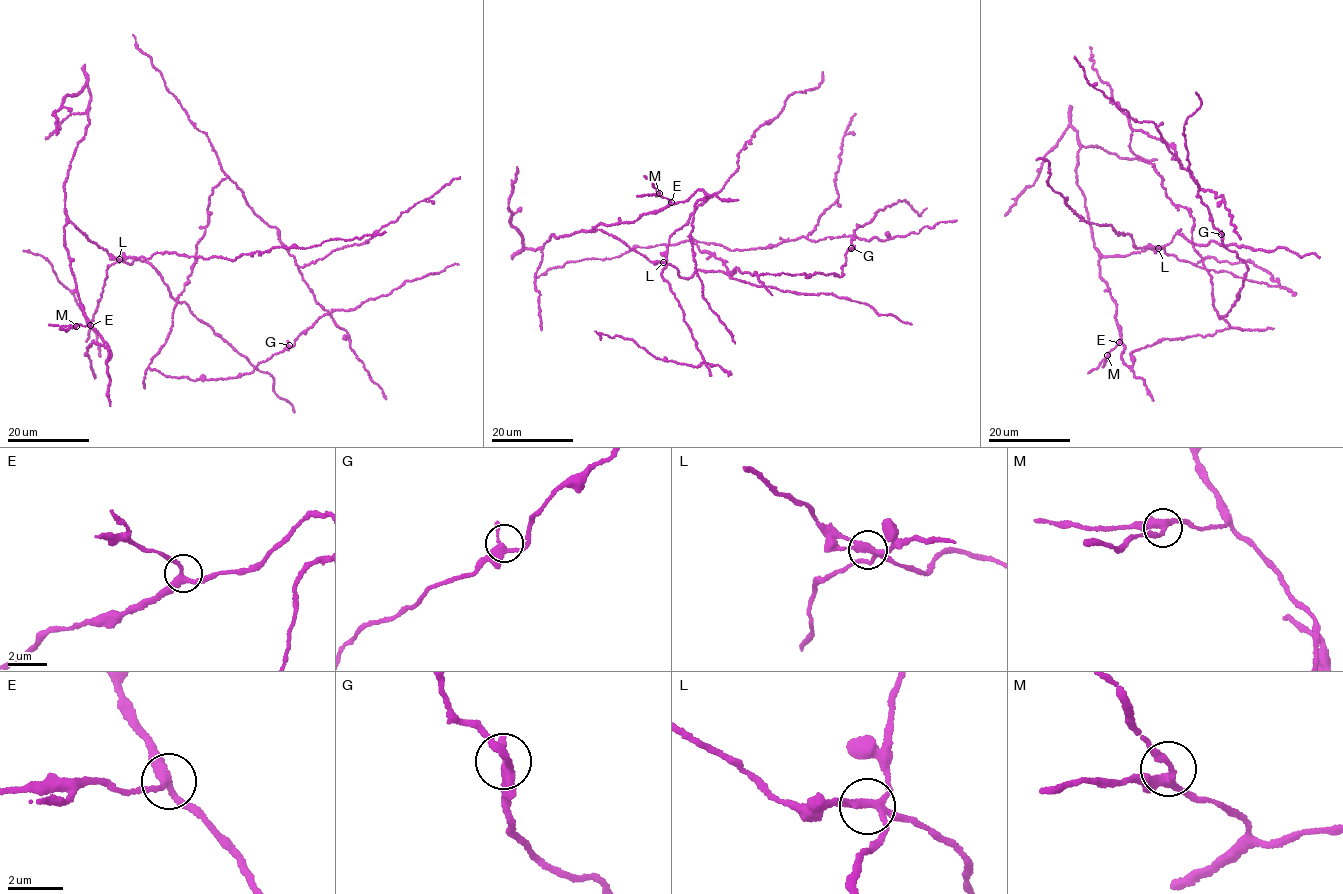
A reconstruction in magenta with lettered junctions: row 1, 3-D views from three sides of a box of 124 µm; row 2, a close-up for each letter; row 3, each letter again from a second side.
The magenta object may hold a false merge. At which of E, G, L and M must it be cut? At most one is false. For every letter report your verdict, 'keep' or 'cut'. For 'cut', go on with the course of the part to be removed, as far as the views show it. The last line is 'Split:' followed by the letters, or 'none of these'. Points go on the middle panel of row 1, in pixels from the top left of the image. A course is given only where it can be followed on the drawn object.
E: keep
G: keep
L: cut | (663, 262), (669, 237), (724, 187), (754, 132), (778, 116), (792, 94), (819, 86), (822, 71)
M: keep
Split: L

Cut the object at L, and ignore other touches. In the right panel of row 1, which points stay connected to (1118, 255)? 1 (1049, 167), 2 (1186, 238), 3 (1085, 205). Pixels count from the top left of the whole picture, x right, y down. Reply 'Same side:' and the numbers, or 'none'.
Same side: 2, 3

